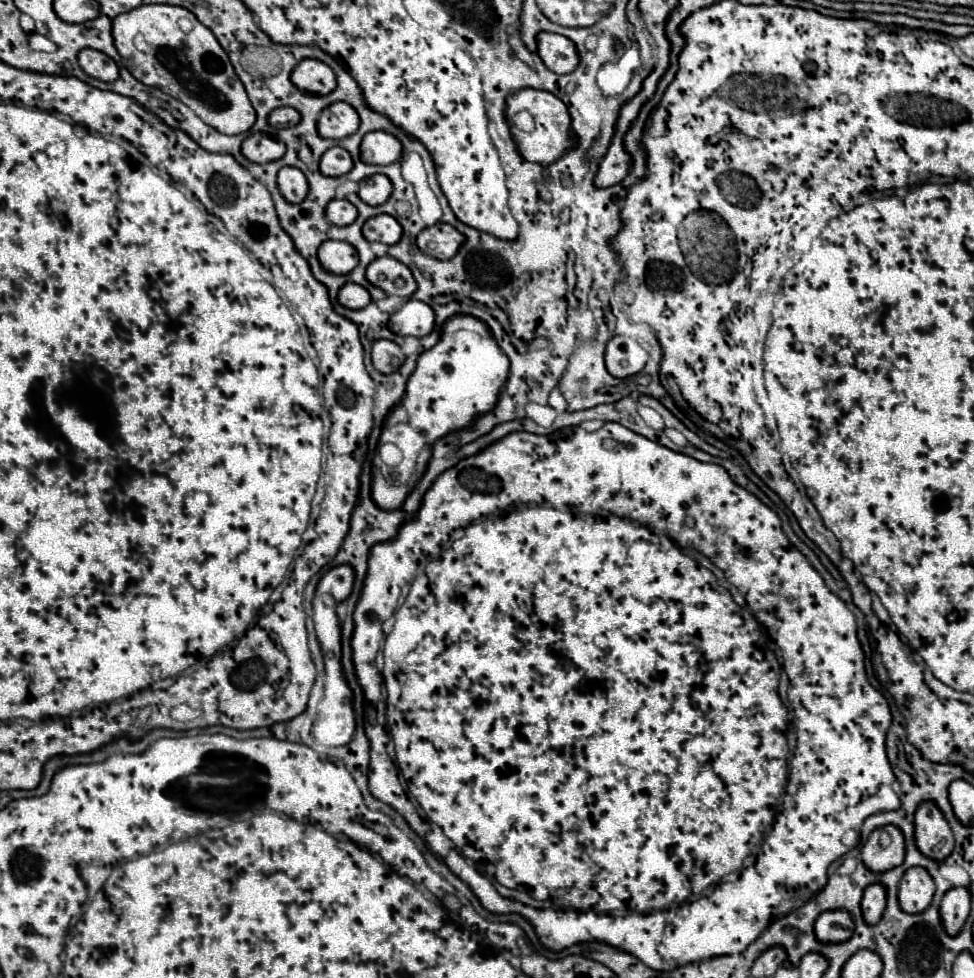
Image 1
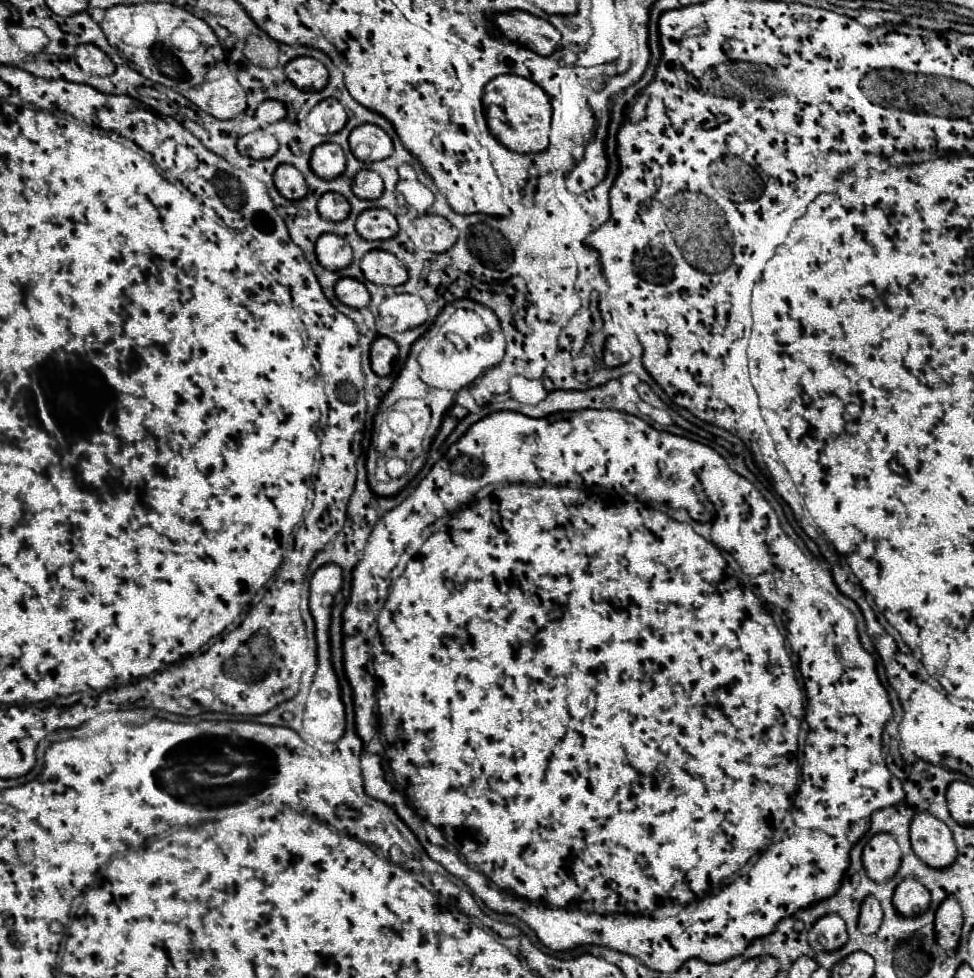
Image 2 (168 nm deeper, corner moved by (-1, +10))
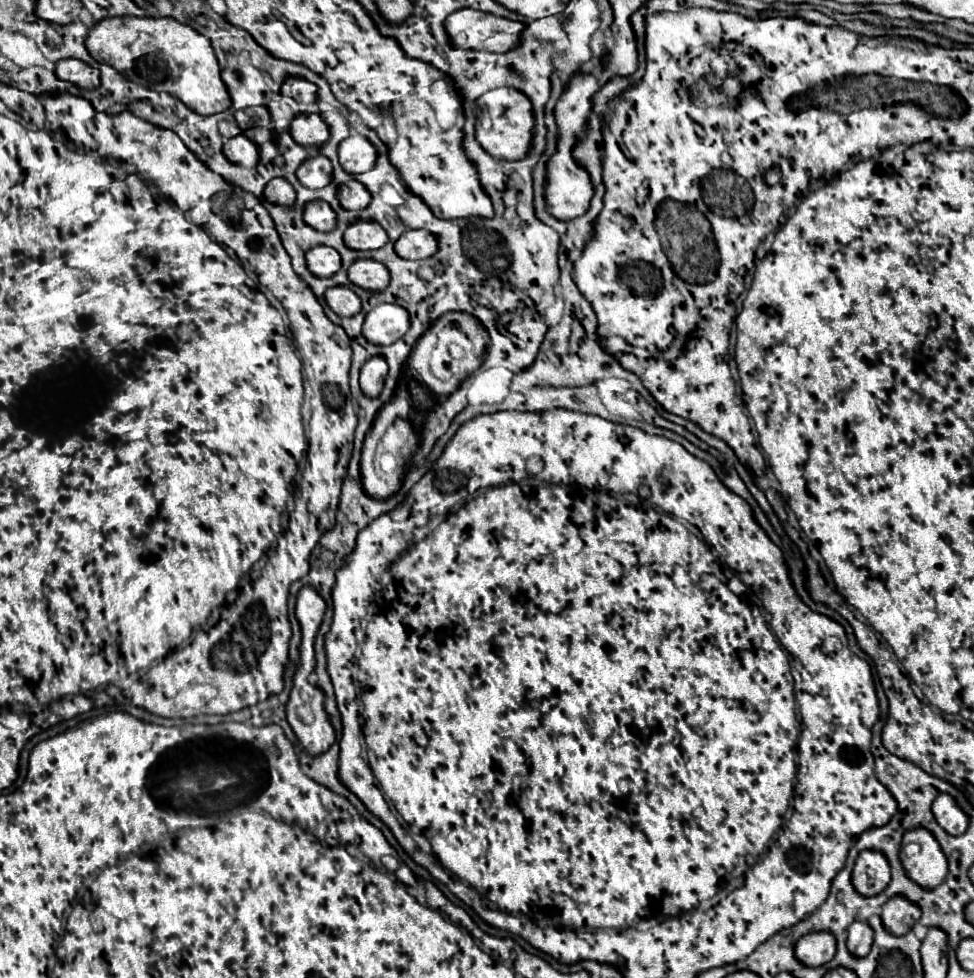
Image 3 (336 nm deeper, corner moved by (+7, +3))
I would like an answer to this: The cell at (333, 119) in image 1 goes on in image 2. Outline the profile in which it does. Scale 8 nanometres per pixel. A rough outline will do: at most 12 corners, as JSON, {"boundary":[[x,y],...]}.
{"boundary":[[339,99],[319,101],[307,115],[315,133],[341,131],[349,115]]}

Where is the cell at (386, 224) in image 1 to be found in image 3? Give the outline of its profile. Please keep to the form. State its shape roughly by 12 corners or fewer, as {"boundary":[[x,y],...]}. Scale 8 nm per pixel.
{"boundary":[[359,220],[345,230],[351,250],[377,250],[389,236],[377,222]]}

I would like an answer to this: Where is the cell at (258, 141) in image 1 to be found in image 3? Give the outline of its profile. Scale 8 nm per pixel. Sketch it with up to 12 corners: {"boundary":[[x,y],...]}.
{"boundary":[[243,134],[223,144],[223,156],[237,166],[257,166],[259,150]]}

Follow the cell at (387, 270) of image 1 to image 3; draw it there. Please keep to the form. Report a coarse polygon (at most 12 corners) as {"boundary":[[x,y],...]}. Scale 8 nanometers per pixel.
{"boundary":[[355,260],[347,278],[355,286],[381,292],[387,268],[375,260]]}

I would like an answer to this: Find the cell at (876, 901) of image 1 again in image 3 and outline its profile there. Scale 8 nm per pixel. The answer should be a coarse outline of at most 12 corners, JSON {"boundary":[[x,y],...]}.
{"boundary":[[867,922],[849,926],[847,948],[863,958],[873,944],[873,930]]}

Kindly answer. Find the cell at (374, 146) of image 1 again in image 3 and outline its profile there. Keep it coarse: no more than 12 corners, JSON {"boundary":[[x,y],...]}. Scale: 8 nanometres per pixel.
{"boundary":[[359,134],[339,144],[339,164],[347,174],[373,168],[377,150]]}

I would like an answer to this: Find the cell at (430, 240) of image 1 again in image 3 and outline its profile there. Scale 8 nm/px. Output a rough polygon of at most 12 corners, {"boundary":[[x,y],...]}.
{"boundary":[[405,230],[393,246],[405,260],[437,252],[435,236]]}

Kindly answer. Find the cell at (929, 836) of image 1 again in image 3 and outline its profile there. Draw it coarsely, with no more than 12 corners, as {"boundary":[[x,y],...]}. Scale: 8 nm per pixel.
{"boundary":[[925,828],[903,836],[903,870],[923,890],[947,876],[947,858]]}

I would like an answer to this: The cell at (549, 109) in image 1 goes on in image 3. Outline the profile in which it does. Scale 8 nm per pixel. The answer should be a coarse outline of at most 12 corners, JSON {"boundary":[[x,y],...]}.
{"boundary":[[513,88],[477,98],[475,138],[493,158],[525,158],[535,126]]}

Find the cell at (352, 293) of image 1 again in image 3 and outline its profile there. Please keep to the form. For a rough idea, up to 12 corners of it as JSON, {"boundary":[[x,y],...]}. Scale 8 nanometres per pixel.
{"boundary":[[343,286],[329,288],[325,302],[339,318],[355,316],[361,300]]}

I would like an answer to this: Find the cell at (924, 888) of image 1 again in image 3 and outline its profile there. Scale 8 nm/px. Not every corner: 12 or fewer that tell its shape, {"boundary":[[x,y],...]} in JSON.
{"boundary":[[901,896],[881,906],[881,922],[891,936],[905,936],[919,908]]}

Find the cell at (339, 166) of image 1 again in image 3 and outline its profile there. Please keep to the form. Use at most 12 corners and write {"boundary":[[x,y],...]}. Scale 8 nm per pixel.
{"boundary":[[325,156],[307,158],[295,172],[311,190],[331,182],[331,162]]}

